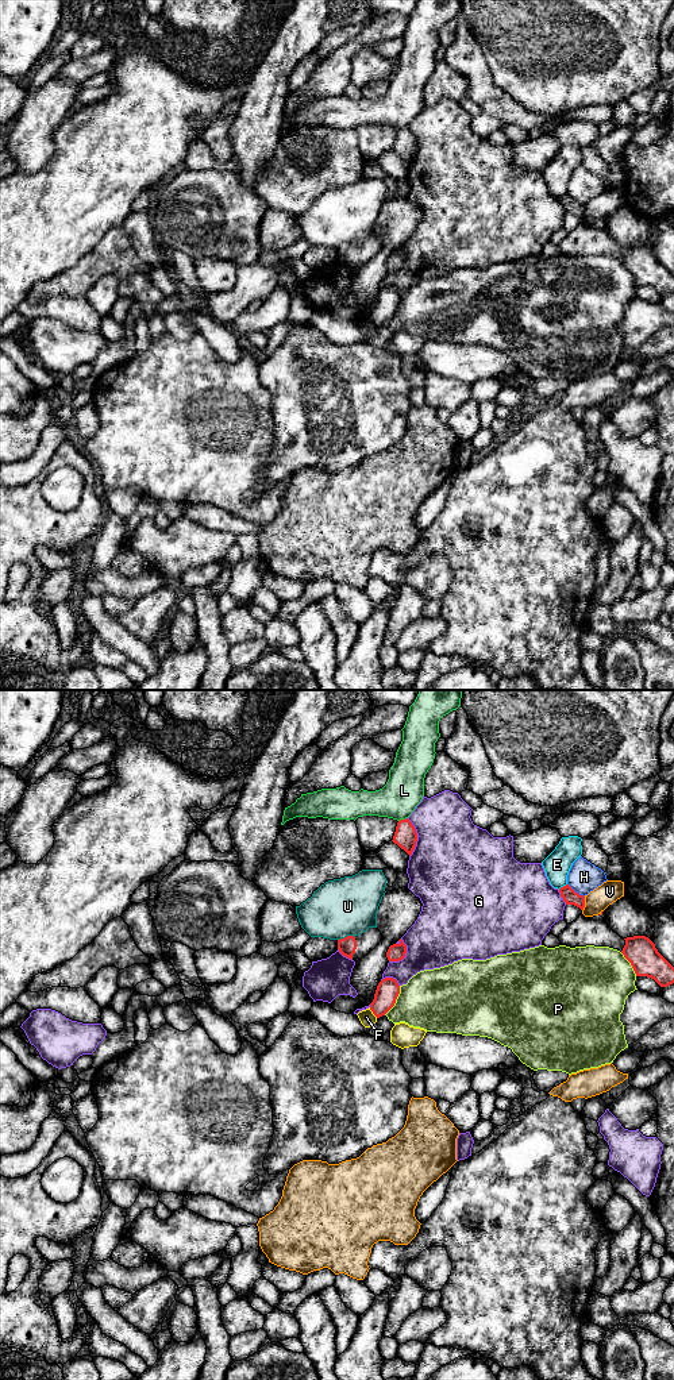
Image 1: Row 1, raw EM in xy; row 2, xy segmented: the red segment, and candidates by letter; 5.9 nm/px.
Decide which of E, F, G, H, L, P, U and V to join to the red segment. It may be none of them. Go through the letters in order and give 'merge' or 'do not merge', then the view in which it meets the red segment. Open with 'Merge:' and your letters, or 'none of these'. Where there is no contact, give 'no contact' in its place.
Merge: none of these
E: do not merge | xy
F: do not merge | xy
G: do not merge | xy
H: do not merge | xy
L: do not merge | xy
P: do not merge | xy
U: do not merge | xy
V: do not merge | xy

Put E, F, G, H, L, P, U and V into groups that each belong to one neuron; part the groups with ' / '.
E / F / G / H / L / P / U / V

